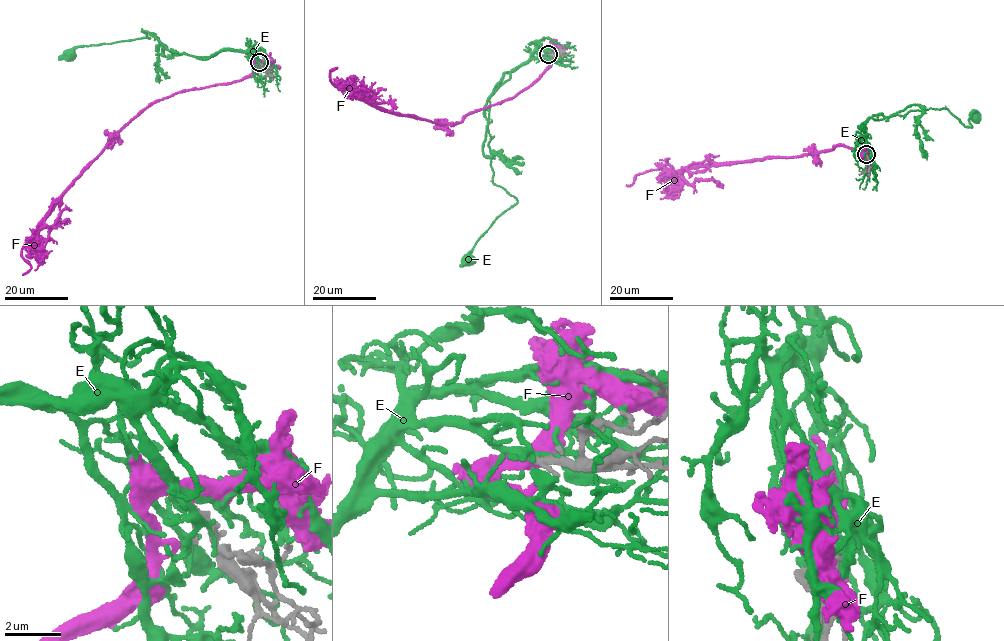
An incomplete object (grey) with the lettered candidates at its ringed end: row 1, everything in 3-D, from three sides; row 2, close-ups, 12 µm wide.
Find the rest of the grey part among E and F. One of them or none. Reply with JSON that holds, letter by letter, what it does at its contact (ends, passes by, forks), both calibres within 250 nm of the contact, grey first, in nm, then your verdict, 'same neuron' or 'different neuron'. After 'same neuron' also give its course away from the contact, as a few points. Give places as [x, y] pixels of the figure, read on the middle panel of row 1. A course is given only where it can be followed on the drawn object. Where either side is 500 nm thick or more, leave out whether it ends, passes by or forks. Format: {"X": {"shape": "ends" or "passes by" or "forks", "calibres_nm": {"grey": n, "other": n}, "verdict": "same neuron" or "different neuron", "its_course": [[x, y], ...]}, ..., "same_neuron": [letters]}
{"E": {"shape": "passes by", "calibres_nm": {"grey": 200, "other": 220}, "verdict": "same neuron", "its_course": [[549, 54], [512, 69], [509, 79], [489, 99], [493, 180], [517, 202], [496, 217], [468, 254], [468, 259]]}, "F": {"calibres_nm": {"grey": 200, "other": 550}, "verdict": "different neuron"}, "same_neuron": ["E"]}

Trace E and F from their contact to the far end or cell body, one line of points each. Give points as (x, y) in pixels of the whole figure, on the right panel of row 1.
E: (866, 155), (869, 143), (863, 127), (869, 118), (945, 108), (971, 127), (968, 119), (973, 111), (974, 116)
F: (867, 155), (867, 165), (839, 143), (795, 156), (652, 169), (626, 185)

